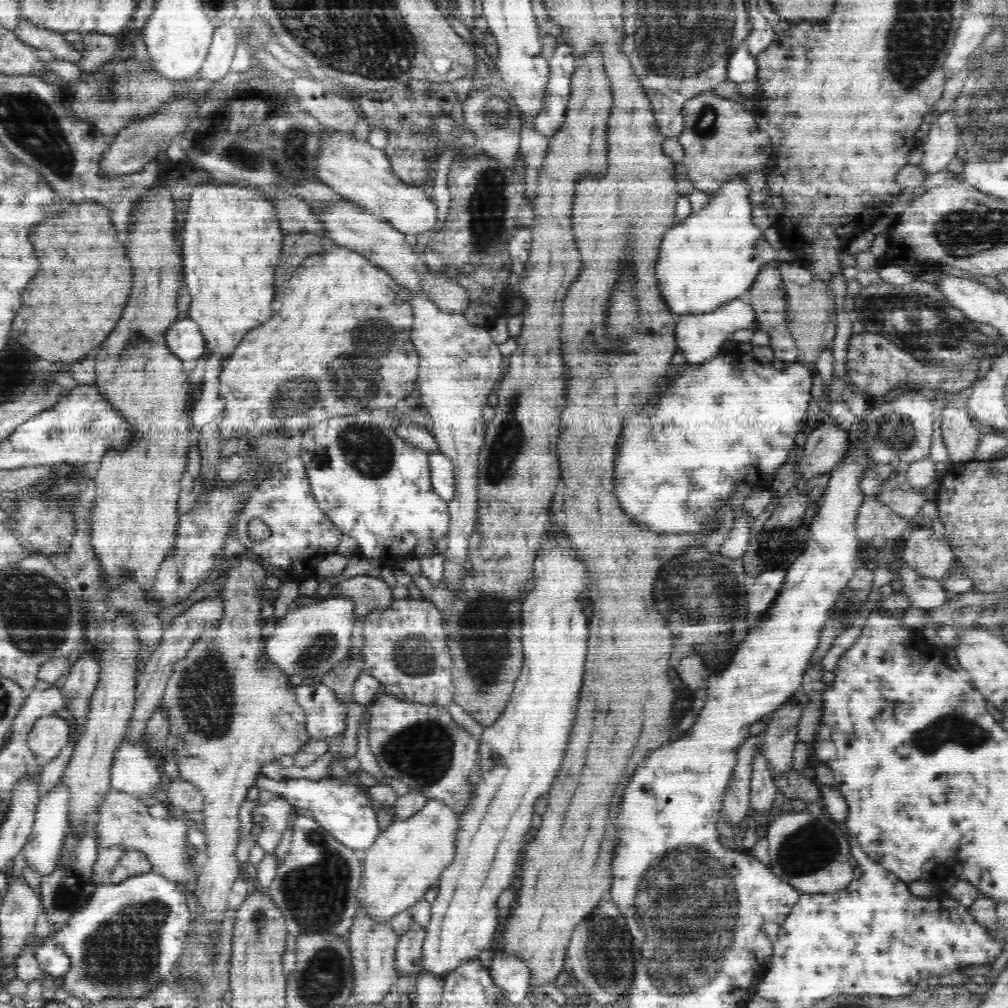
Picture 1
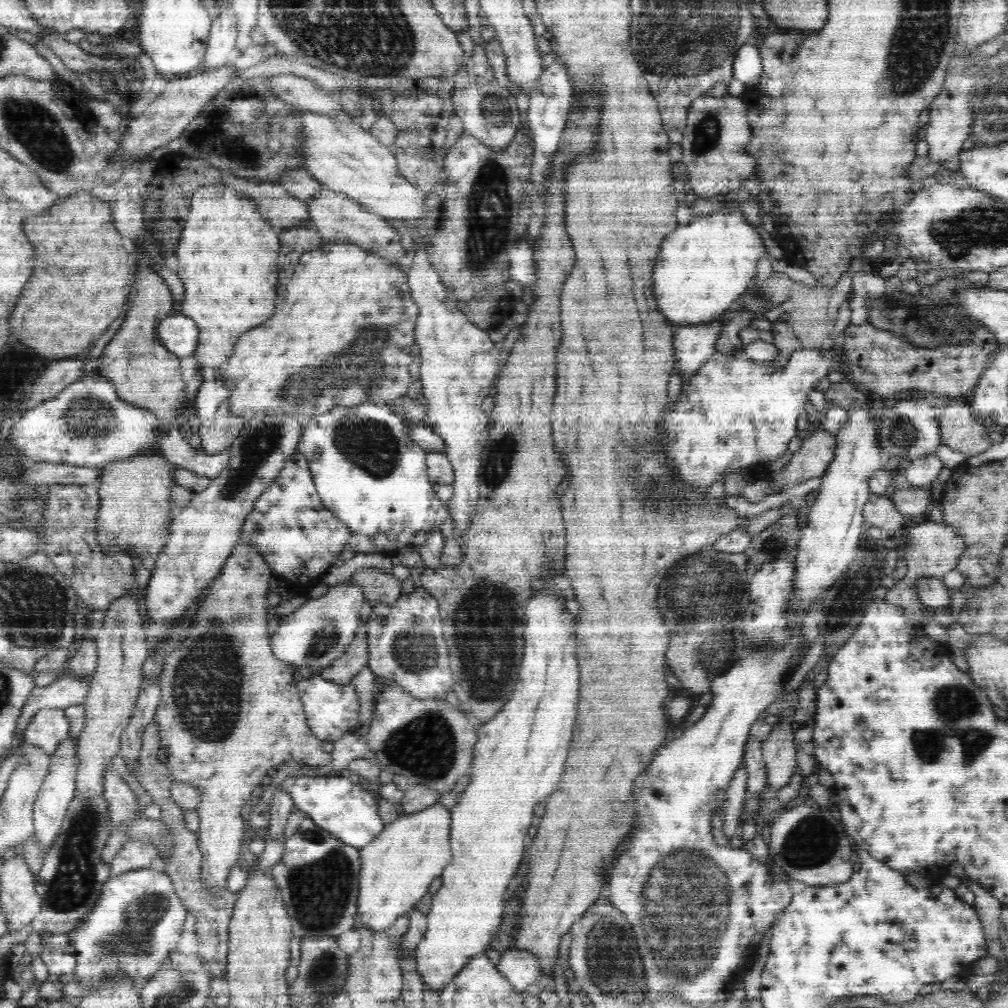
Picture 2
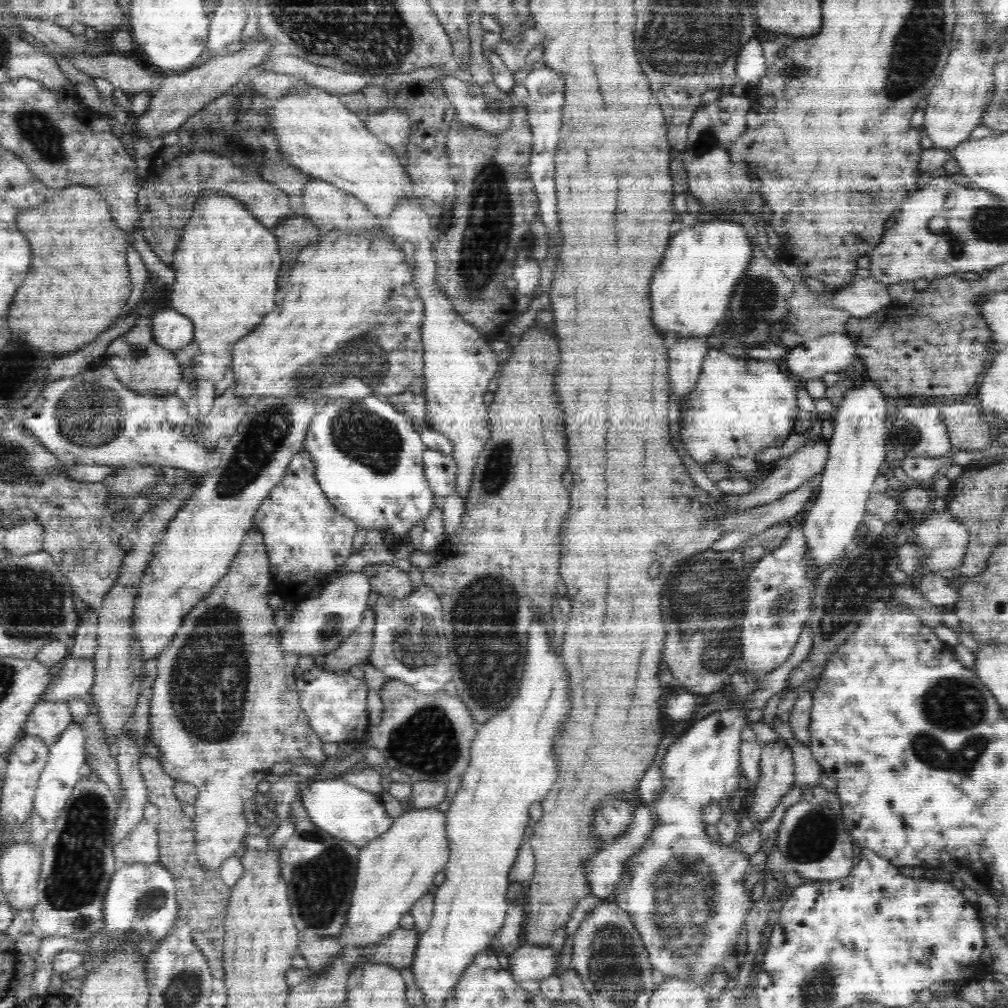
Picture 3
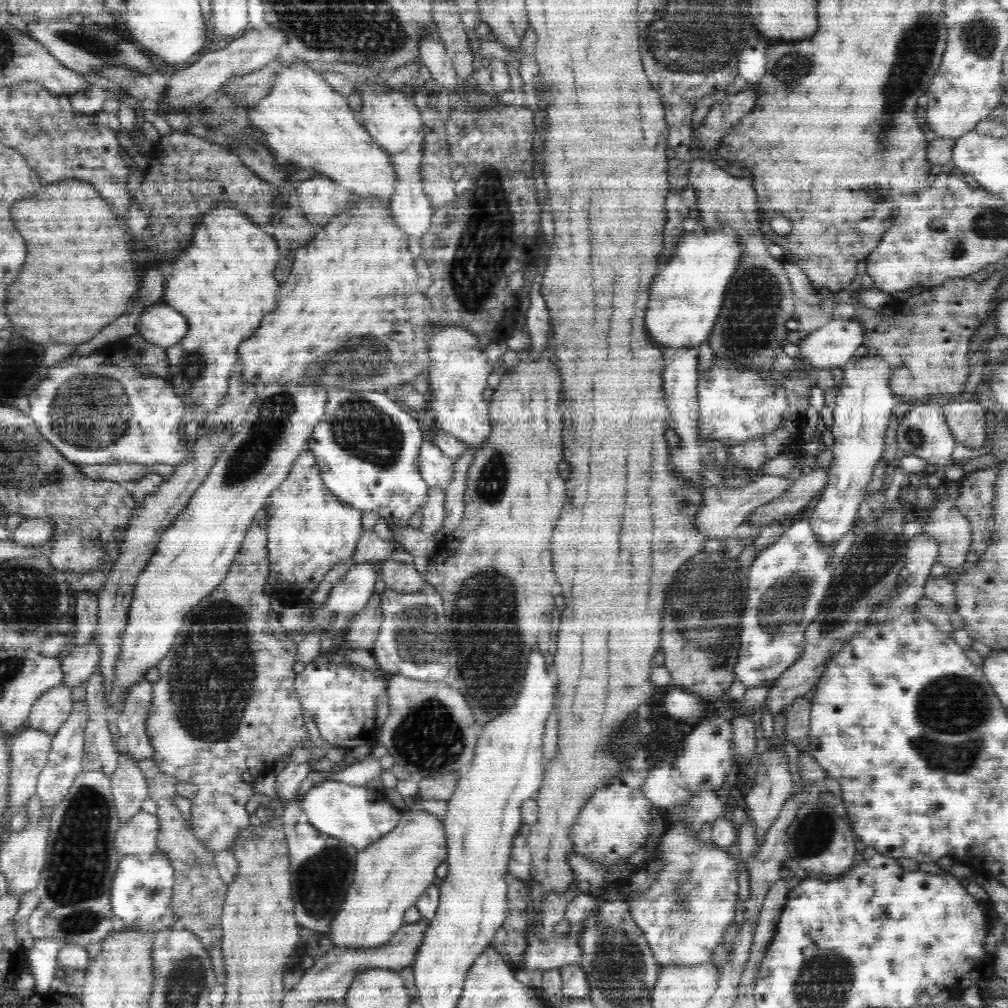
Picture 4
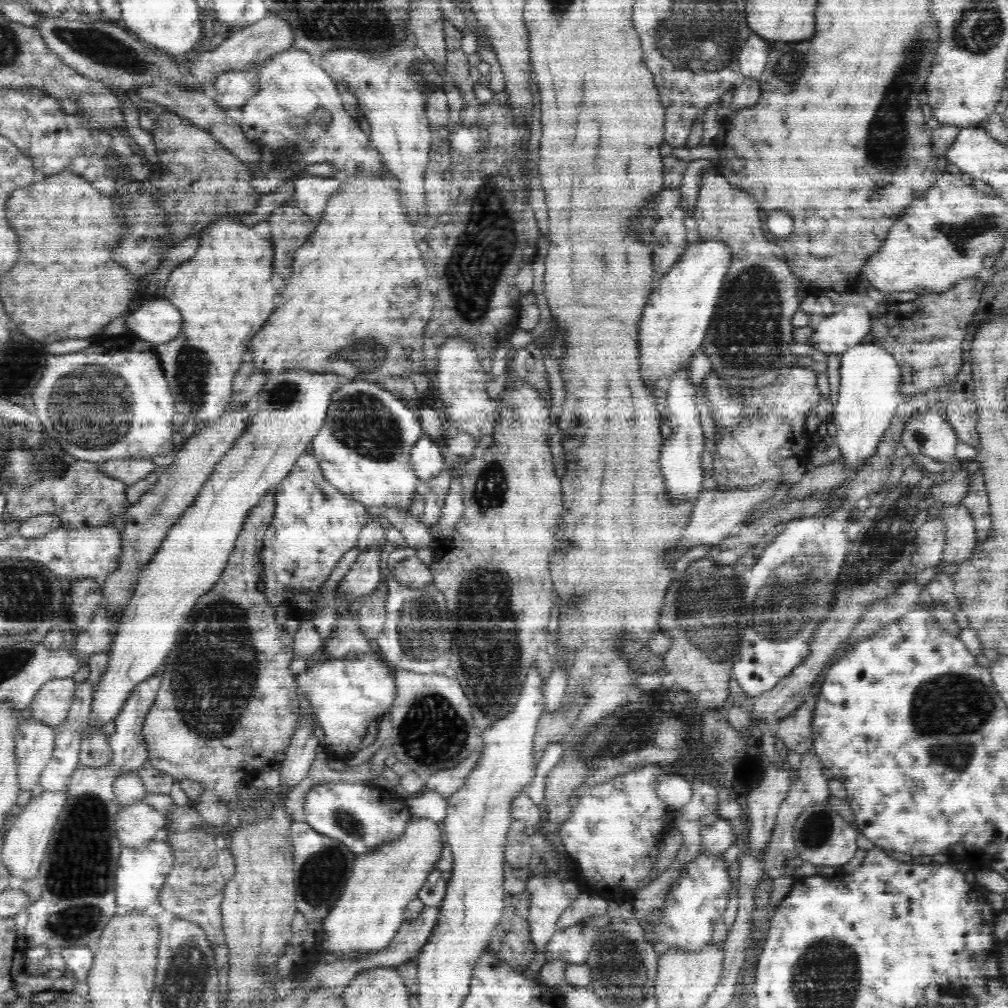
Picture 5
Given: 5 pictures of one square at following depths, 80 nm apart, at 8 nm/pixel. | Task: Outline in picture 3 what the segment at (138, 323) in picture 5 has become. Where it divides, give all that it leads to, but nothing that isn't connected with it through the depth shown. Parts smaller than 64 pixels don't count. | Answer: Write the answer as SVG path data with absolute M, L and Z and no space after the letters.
M176 309L154 311L149 318L152 340L169 351L180 350L192 342L192 322Z

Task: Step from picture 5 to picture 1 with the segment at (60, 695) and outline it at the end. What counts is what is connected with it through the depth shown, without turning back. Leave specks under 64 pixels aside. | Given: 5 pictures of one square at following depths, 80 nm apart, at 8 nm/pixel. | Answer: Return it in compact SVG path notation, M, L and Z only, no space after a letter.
M56 713L41 715L28 733L28 745L42 763L50 763L66 747L69 723Z

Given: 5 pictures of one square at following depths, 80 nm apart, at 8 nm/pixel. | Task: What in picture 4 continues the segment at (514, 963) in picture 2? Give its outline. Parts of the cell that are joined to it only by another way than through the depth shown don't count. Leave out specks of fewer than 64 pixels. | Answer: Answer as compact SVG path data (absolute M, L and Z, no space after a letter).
M569 933L565 935L566 937L558 939L552 937L543 941L531 934L526 957L523 958L523 966L520 968L544 971L578 963L581 957L580 933L573 933L573 936Z

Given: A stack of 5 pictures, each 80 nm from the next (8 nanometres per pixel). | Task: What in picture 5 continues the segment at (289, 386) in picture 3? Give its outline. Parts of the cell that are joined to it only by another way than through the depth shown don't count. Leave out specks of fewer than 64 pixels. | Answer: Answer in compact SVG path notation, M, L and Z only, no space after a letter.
M361 168L355 169L355 173L348 175L345 179L342 179L343 182L348 182L346 186L344 186L344 190L342 190L342 194L338 194L338 196L333 196L332 199L329 199L328 206L325 207L324 214L322 214L322 222L317 222L317 226L312 234L309 235L308 240L304 242L302 246L295 252L295 261L293 262L293 272L290 274L290 277L286 279L286 284L284 284L284 290L282 290L282 302L280 302L280 306L274 310L274 314L272 314L272 318L264 324L264 330L260 330L260 334L256 334L256 342L252 342L252 346L250 346L250 360L252 360L252 366L254 366L254 370L262 370L262 372L268 372L268 374L277 374L280 372L288 372L288 370L296 370L296 366L308 367L312 366L312 370L334 370L335 374L342 375L345 381L353 379L368 379L371 382L382 381L382 378L386 378L386 376L408 376L412 377L414 374L420 373L424 371L424 356L422 356L422 340L424 339L424 330L426 325L428 324L428 318L431 318L431 312L434 306L433 293L426 286L426 276L431 276L431 274L426 274L426 262L422 262L422 254L420 254L420 250L416 248L416 244L414 244L414 223L408 219L408 211L404 211L403 204L403 196L398 196L401 192L396 192L396 190L401 190L400 182L394 176L390 174L384 175L384 173L372 173L372 171L367 171Z

